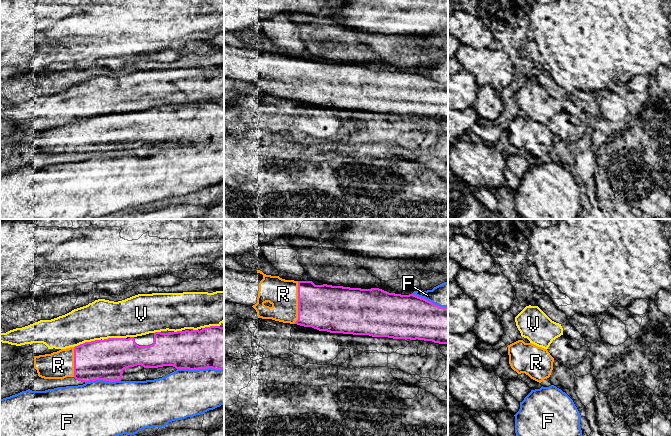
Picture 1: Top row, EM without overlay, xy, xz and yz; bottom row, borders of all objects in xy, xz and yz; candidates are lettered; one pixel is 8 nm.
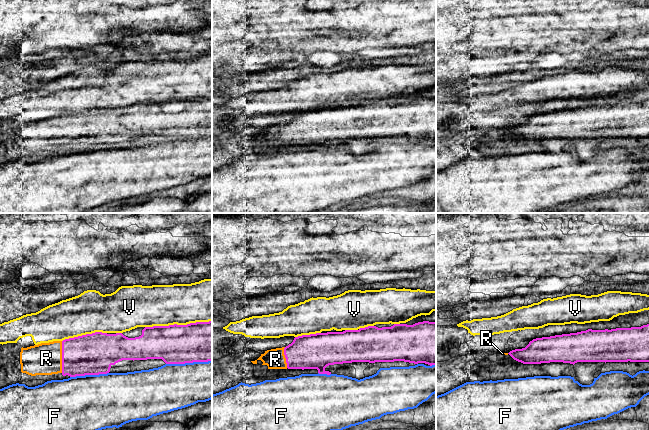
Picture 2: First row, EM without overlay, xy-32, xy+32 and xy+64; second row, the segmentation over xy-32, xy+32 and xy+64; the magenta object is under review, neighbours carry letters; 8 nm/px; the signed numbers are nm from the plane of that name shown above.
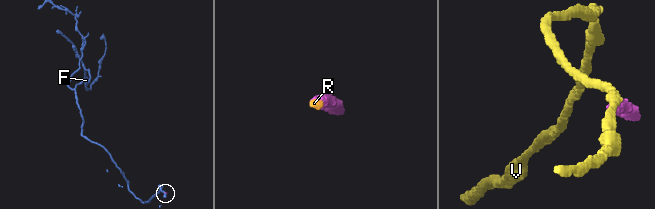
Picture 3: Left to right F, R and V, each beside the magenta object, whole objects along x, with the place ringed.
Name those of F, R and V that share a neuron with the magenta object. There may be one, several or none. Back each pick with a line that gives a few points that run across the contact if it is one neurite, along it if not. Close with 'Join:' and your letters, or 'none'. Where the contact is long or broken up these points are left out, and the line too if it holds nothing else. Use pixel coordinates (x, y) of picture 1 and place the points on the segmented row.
Join: R

